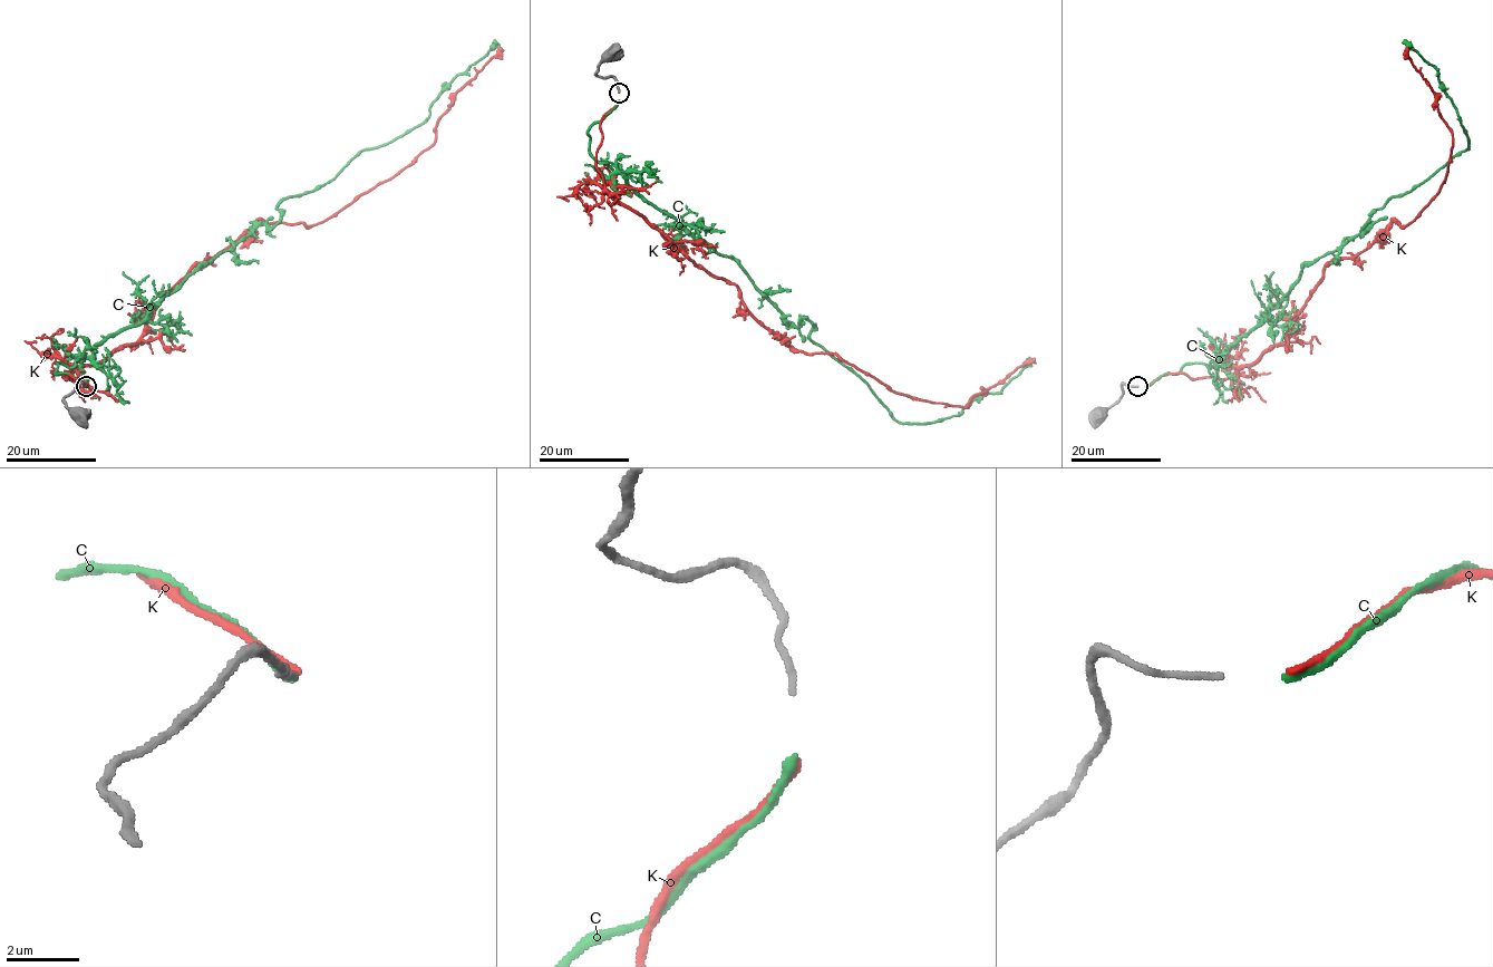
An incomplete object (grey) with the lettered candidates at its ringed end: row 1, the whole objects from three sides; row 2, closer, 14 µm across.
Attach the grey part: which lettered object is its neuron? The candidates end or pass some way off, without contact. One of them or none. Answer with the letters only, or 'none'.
K

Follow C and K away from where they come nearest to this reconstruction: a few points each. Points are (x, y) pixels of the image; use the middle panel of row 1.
C: (619, 99), (589, 153), (730, 255), (791, 325), (805, 318), (899, 422), (958, 416), (1028, 357)
K: (619, 100), (601, 122), (604, 191), (733, 282), (793, 349), (836, 353), (894, 393), (966, 407), (1036, 363)

